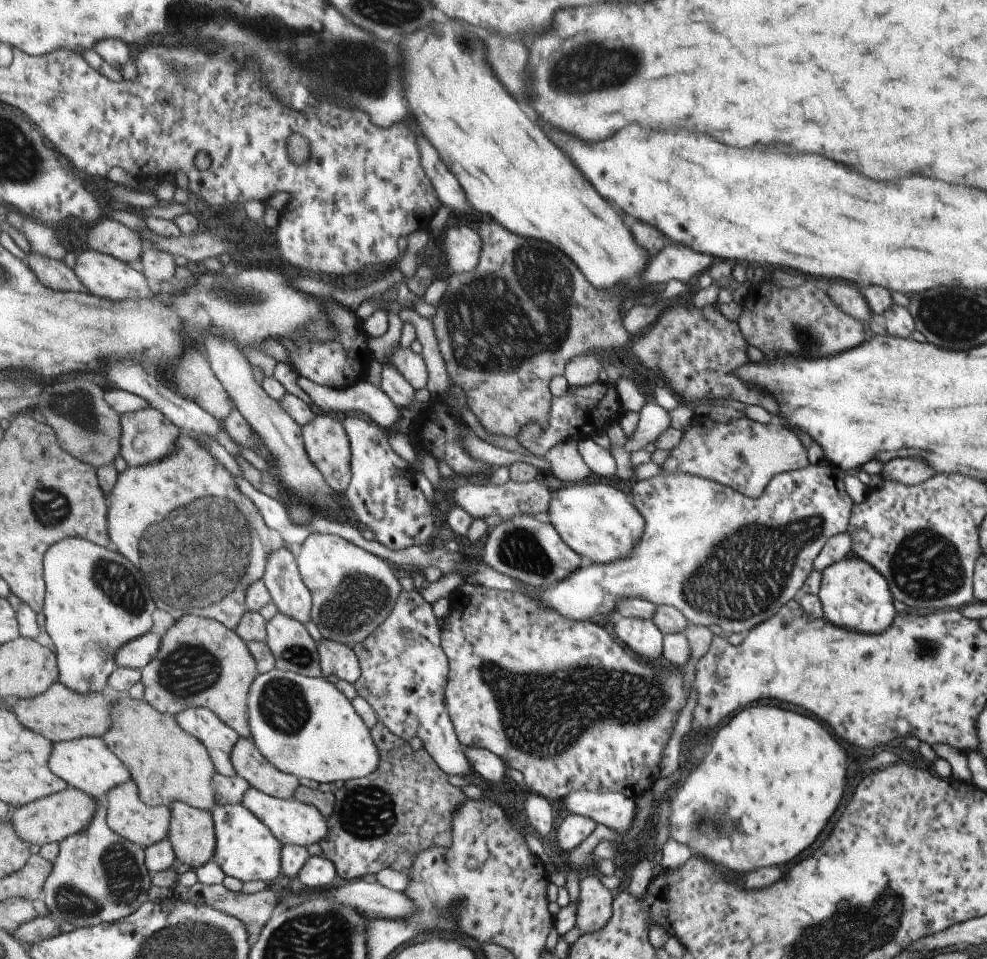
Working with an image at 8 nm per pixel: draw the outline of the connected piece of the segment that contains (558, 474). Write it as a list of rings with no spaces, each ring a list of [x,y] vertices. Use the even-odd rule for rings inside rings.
[[[565,440],[551,448],[541,458],[550,466],[548,473],[556,479],[571,484],[582,482],[590,474],[589,468],[585,465],[577,451],[575,441]]]

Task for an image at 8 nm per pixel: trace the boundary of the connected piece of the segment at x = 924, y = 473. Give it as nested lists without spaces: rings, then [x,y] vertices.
[[[895,458],[895,460],[884,463],[883,470],[880,472],[882,479],[905,485],[921,484],[934,474],[931,468],[923,466],[923,460],[919,458],[905,458],[905,460]]]

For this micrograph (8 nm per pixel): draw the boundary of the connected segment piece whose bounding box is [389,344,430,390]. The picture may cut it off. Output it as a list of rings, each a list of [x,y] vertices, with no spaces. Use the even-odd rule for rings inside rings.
[[[399,344],[389,355],[390,362],[395,366],[415,390],[428,389],[430,380],[429,368],[423,354],[416,354],[408,348],[402,348]]]

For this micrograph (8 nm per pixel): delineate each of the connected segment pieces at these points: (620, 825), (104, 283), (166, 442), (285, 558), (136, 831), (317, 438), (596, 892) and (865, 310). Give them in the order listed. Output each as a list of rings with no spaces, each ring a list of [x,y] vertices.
[[[575,790],[559,802],[565,804],[570,815],[585,816],[596,824],[607,826],[615,834],[628,832],[636,816],[636,806],[623,794]]]
[[[88,249],[81,252],[76,260],[74,272],[91,294],[107,300],[141,300],[143,298],[155,298],[157,294],[151,292],[147,277],[144,273],[133,270],[127,262],[118,260],[97,250]]]
[[[143,408],[141,411],[124,413],[121,415],[121,425],[123,426],[122,458],[128,466],[155,464],[171,456],[177,448],[177,438],[184,431],[163,412],[155,408]]]
[[[283,545],[271,553],[261,580],[271,592],[278,611],[301,624],[312,621],[313,594],[303,581],[298,558],[289,548]]]
[[[129,780],[127,784],[113,788],[106,797],[109,827],[120,836],[139,844],[144,849],[169,838],[169,828],[172,827],[173,818],[170,808],[167,806],[153,807],[145,804],[141,800],[141,792],[139,792],[139,786],[135,780]]]
[[[316,411],[315,420],[302,427],[307,454],[319,468],[327,484],[339,494],[345,494],[352,482],[352,447],[343,417]]]
[[[595,876],[583,878],[578,884],[574,926],[579,930],[579,935],[597,932],[611,918],[611,892],[605,890],[605,886]]]
[[[833,282],[827,288],[827,296],[835,306],[841,308],[841,312],[849,314],[851,318],[862,323],[869,320],[872,313],[867,306],[867,302],[863,296],[859,294],[859,290],[847,282]]]

